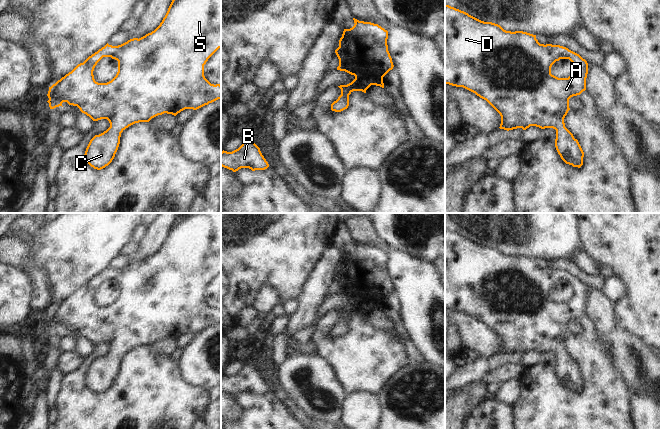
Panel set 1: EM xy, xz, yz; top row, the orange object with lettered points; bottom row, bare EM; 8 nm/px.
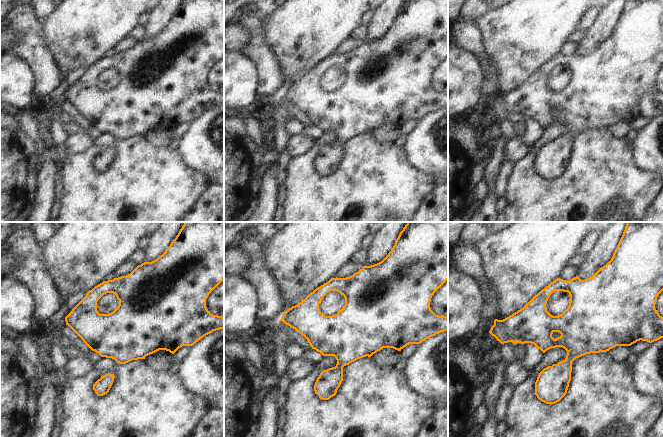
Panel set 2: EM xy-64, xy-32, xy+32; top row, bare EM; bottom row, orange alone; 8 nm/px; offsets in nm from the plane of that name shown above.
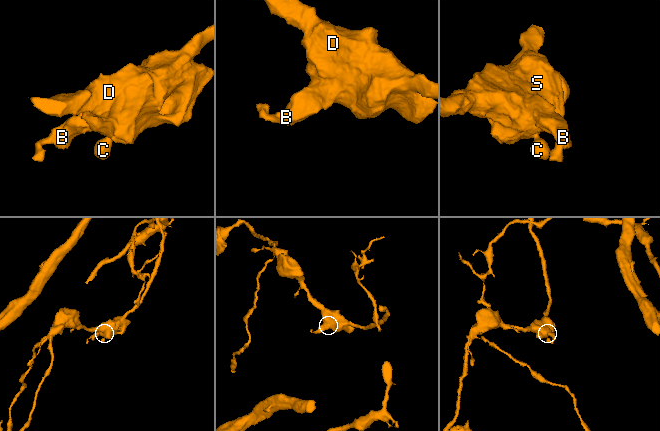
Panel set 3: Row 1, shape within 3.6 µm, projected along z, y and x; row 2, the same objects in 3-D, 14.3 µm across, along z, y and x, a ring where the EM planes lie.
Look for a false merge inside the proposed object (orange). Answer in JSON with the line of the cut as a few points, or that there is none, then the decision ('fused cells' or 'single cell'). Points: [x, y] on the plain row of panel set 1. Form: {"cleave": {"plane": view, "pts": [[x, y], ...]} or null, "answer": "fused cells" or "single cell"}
{"cleave": null, "answer": "single cell"}

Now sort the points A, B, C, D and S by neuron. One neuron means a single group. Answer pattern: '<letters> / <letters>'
A B C D S

